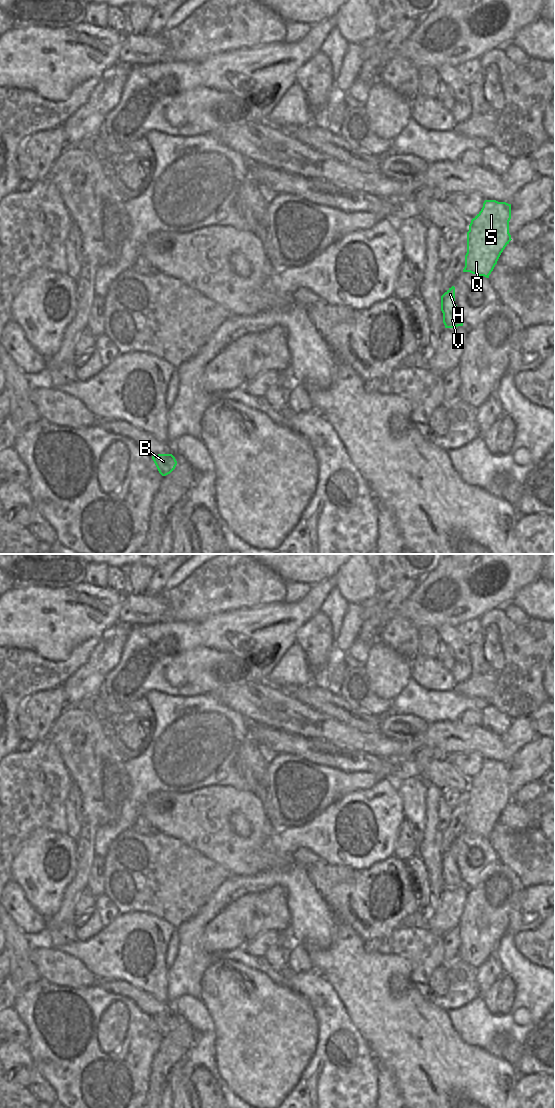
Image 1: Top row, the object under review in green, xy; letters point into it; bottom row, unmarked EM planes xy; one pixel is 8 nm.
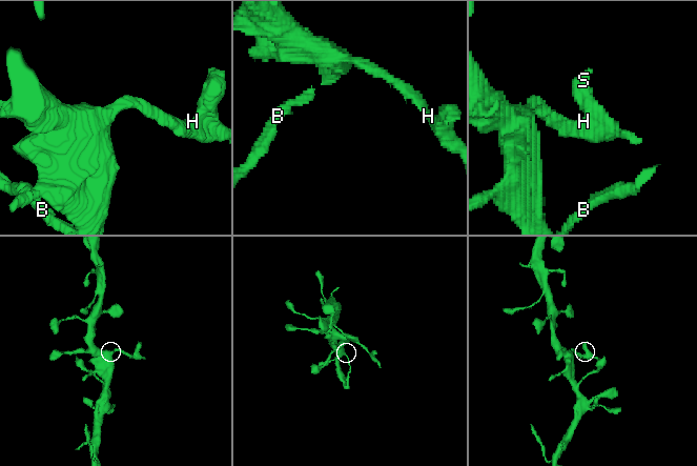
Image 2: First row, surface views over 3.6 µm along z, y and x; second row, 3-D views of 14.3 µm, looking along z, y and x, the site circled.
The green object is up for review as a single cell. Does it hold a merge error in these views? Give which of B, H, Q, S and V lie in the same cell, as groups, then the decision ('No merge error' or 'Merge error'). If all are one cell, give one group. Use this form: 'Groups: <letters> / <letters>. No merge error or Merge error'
Groups: B H Q S V. No merge error.

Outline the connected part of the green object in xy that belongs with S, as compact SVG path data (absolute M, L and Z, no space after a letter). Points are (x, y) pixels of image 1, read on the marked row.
M485 200L481 211L471 220L467 232L467 253L463 272L470 272L478 276L489 278L497 261L512 240L509 233L511 219L511 204L496 200Z

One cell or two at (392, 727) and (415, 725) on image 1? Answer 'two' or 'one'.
one

